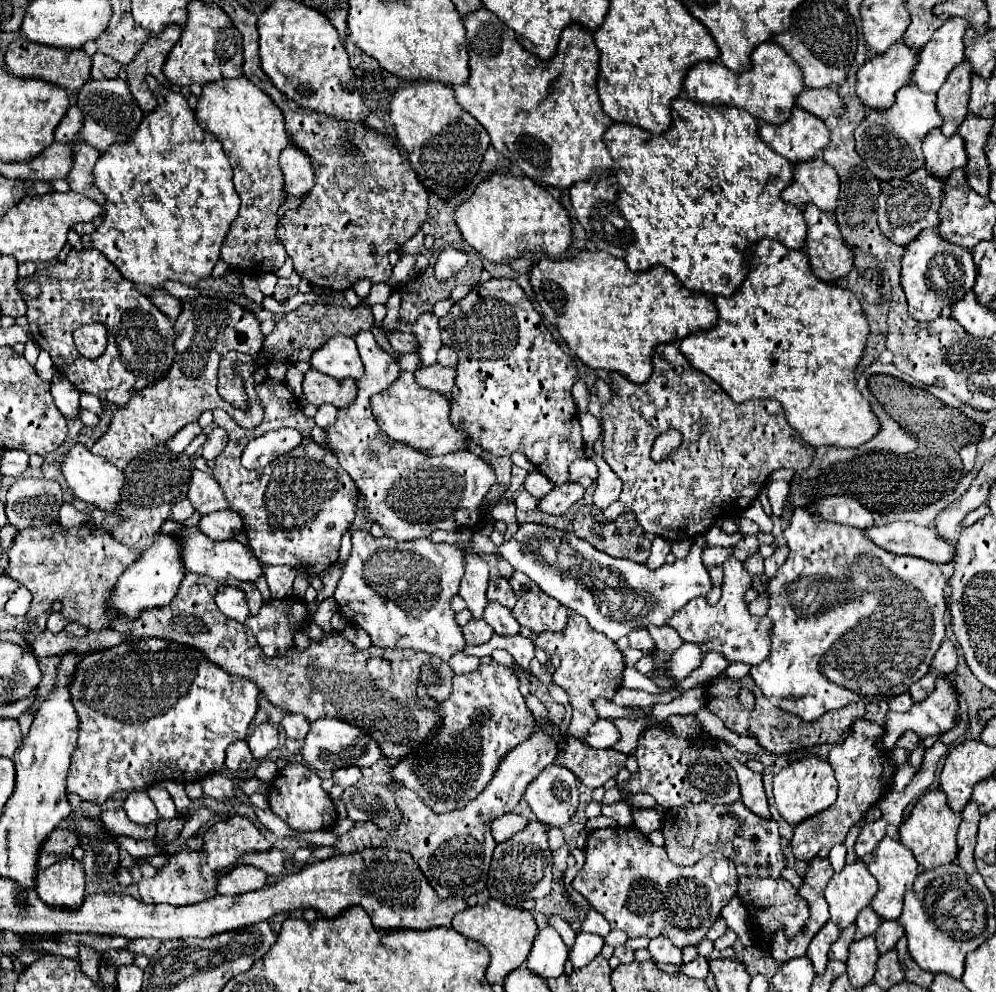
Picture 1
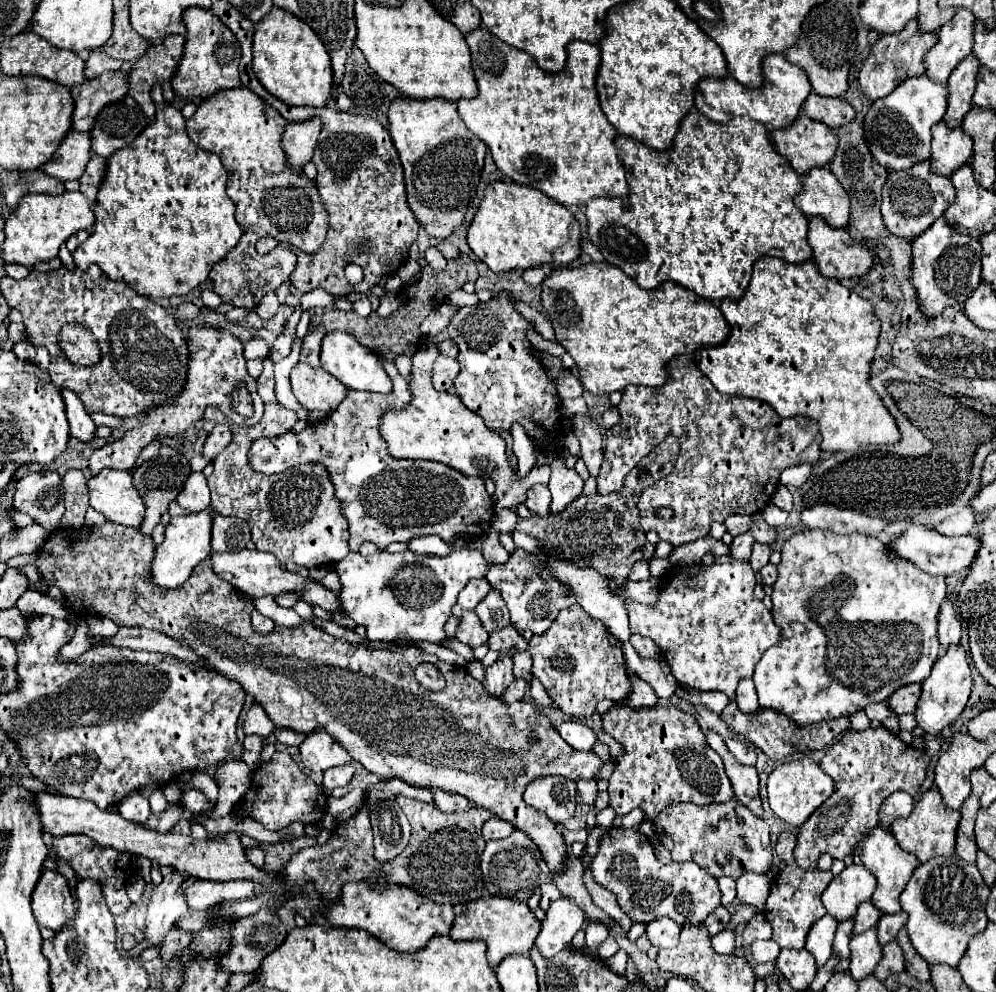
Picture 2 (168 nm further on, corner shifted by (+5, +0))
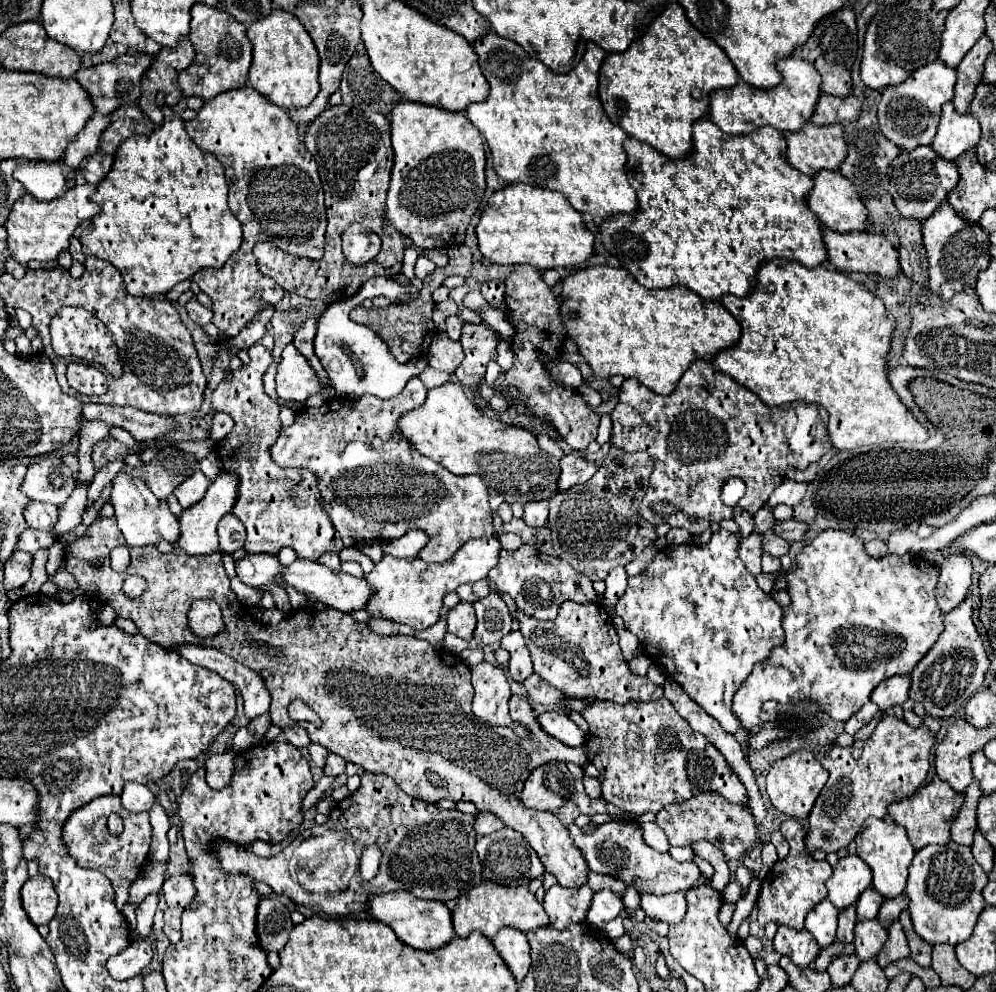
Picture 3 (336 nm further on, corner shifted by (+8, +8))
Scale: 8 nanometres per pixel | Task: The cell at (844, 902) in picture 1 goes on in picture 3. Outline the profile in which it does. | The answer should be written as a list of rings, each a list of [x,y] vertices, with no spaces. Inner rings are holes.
[[[848,854],[838,860],[838,864],[834,866],[834,874],[826,882],[828,898],[838,910],[848,908],[858,900],[862,890],[870,886],[870,882],[872,874],[868,864],[864,864],[860,856]]]

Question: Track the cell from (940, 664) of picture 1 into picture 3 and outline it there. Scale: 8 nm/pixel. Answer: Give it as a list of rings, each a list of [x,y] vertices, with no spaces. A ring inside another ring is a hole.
[[[952,552],[940,564],[936,600],[942,612],[950,612],[966,598],[972,584],[972,558],[968,552]]]

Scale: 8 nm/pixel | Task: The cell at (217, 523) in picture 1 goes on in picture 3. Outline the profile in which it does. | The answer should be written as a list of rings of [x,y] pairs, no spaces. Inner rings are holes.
[[[230,514],[230,516],[224,516],[220,520],[218,536],[220,536],[220,552],[232,554],[244,546],[246,528],[234,514]]]

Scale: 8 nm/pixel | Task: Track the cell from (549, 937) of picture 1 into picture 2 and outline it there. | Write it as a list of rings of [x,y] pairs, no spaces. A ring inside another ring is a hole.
[[[555,900],[547,910],[545,920],[541,922],[541,932],[535,940],[535,948],[543,958],[555,956],[567,946],[567,942],[571,942],[575,932],[583,928],[583,922],[585,914],[573,900]]]

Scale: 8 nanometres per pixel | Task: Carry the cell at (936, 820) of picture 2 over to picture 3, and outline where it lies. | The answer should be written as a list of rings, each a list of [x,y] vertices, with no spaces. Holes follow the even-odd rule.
[[[934,778],[930,784],[922,786],[914,796],[888,806],[888,814],[896,824],[906,828],[910,842],[914,844],[916,850],[920,850],[928,844],[948,844],[950,842],[950,822],[956,818],[956,812],[960,810],[962,802],[964,802],[962,794],[954,792],[946,782]]]

